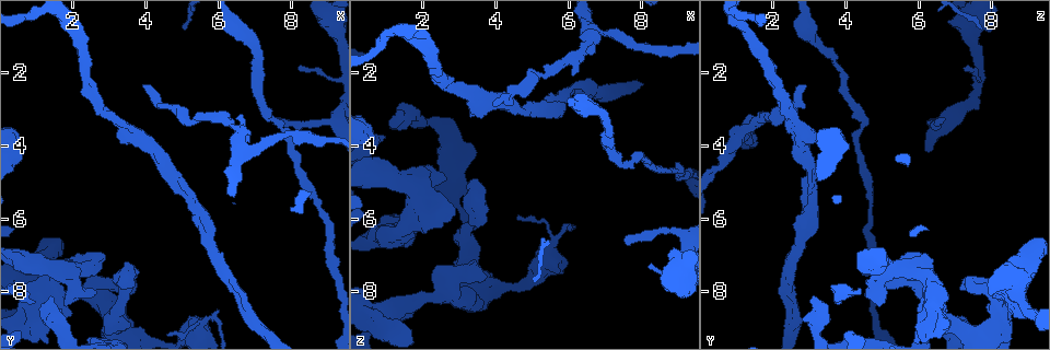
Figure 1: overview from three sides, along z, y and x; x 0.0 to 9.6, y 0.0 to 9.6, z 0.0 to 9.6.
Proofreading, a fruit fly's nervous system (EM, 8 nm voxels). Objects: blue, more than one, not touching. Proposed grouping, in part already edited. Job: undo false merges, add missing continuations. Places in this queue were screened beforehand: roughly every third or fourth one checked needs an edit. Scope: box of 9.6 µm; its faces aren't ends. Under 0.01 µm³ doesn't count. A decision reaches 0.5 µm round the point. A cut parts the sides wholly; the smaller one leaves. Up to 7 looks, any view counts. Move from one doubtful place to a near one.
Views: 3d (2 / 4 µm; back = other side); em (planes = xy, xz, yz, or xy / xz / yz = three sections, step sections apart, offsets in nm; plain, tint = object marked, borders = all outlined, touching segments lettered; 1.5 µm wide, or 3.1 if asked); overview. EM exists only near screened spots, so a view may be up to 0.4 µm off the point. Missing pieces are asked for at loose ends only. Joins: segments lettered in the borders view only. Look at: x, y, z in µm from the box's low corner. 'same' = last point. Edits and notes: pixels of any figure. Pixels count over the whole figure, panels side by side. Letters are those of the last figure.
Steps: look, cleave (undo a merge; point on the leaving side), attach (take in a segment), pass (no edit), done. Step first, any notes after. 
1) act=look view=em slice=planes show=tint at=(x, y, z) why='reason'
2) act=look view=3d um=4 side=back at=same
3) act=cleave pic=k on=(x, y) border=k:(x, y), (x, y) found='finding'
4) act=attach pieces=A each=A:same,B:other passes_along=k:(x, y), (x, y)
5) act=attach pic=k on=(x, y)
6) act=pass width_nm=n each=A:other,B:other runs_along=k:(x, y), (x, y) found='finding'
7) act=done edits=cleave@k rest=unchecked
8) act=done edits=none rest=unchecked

act=look view=em slice=yz step=8 show=borders at=(8.15, 1.85, 7.25) why='thin end'

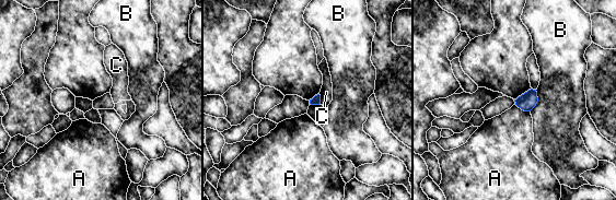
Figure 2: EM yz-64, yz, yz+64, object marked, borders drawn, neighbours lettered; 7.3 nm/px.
act=pass each=A:other,B:other,C:other found='none of them fits'

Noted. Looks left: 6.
act=look view=em slice=yz step=8 show=plain at=(5.55, 8.90, 6.65) why='calibre changes'

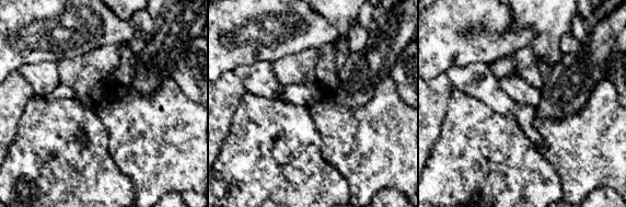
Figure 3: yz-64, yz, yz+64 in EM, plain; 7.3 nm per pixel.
act=look view=em slice=yz step=8 show=borders at=same why='see the neighbours'

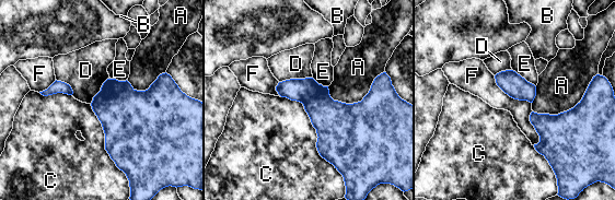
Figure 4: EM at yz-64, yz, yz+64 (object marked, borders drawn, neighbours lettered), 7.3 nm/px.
act=cleave pic=4 on=(300, 90) each=A:other,B:other,C:other,D:other,E:other,F:other border=4:(320, 84), (320, 94), (302, 103) found='two neurons meet here'

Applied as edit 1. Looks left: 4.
act=look view=overview

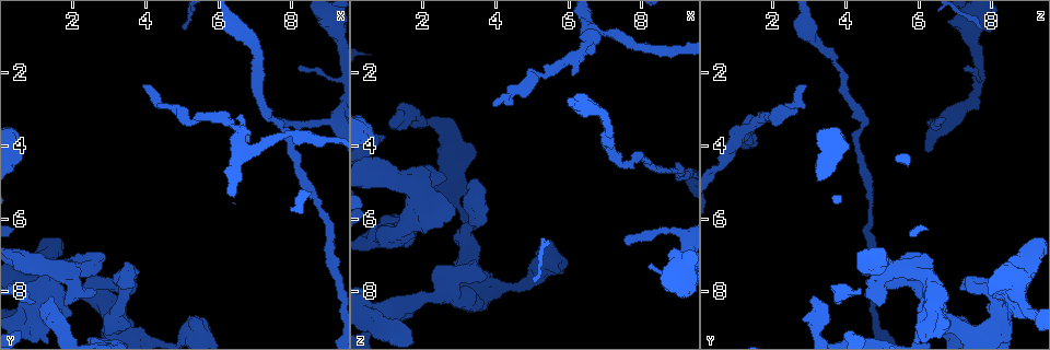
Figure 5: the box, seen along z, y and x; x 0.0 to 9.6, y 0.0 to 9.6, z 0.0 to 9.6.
act=look view=3d um=2 at=(2.80, 6.95, 5.75) why='stops while still wide'

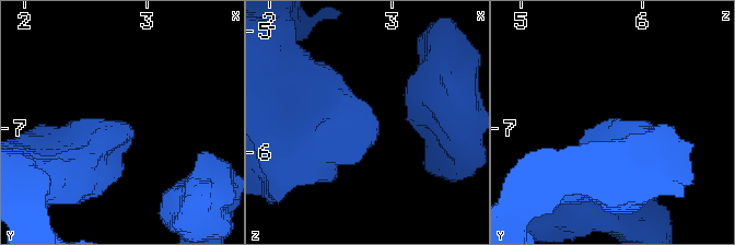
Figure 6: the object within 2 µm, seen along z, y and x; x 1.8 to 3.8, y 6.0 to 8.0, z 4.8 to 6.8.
act=look view=em slice=xz step=8 show=borders at=(2.82, 6.94, 5.80) why='need the tissue'

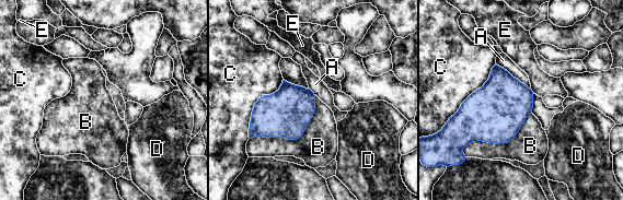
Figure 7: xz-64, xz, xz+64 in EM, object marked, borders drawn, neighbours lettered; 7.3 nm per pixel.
act=pass each=A:other,B:other,C:other,D:other,E:other border=7:(315, 95), (298, 138), (250, 139) found='no lettered segment goes on from it'

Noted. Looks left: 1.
act=done edits=cleave@4 rest=unchecked

